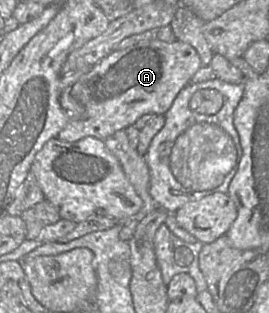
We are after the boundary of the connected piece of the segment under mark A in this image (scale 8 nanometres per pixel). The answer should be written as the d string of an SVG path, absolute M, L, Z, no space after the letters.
M159 40L140 42L124 50L112 51L72 86L62 90L60 105L73 117L56 138L76 142L92 136L104 141L115 132L133 125L145 114L164 115L200 65L197 51L178 40L171 43Z

